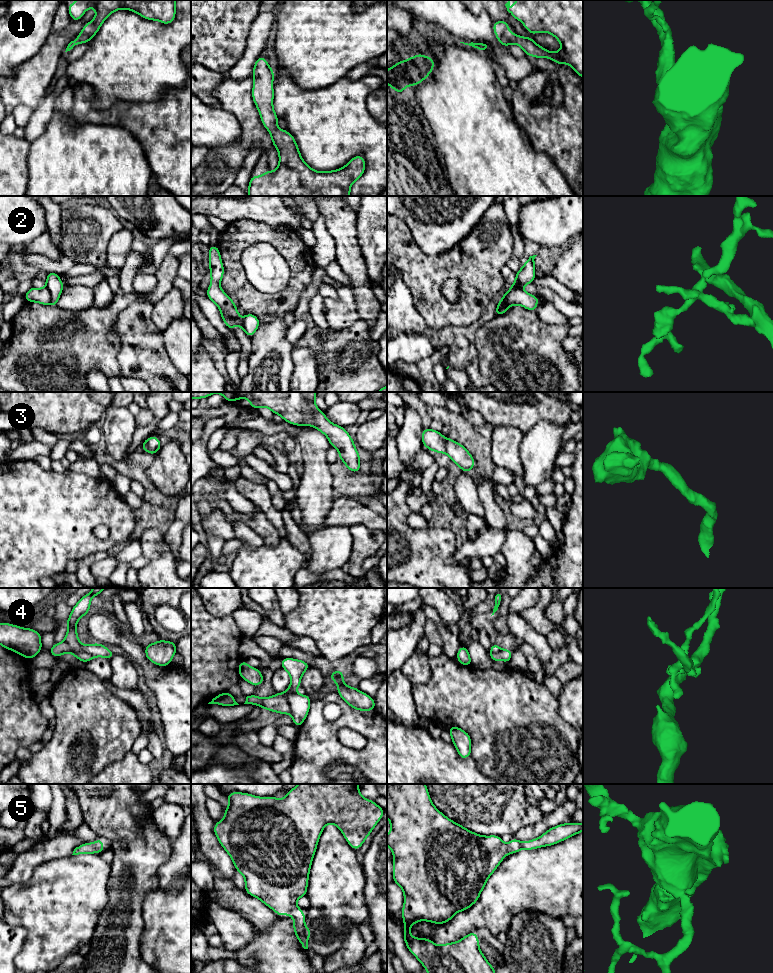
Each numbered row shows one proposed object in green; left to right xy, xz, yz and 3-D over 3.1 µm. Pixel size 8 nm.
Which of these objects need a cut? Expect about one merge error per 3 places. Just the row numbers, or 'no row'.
2, 4

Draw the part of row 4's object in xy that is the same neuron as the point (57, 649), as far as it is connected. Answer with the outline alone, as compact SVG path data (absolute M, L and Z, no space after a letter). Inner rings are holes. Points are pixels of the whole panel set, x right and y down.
M63 641L62 643L54 643L54 645L49 650L49 653L53 657L60 657L64 653L73 654L78 660L87 663L89 662L93 656L86 651L74 651L71 649L70 645Z

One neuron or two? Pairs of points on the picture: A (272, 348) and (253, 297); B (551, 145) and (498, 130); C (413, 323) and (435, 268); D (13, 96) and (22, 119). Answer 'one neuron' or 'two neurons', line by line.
A: two neurons
B: two neurons
C: two neurons
D: two neurons

